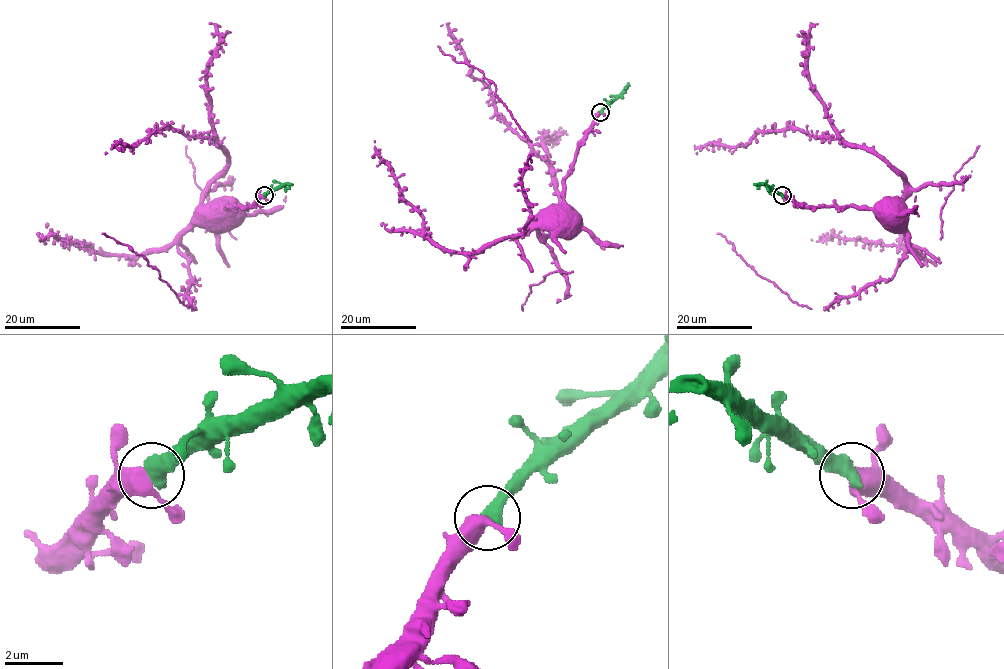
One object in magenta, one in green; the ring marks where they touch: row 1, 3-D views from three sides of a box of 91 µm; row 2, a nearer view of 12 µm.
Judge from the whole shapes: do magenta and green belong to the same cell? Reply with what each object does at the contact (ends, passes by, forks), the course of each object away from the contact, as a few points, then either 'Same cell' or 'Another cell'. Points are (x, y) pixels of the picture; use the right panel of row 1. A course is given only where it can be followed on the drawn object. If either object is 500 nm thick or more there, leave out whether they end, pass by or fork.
Course of magenta: (782, 195), (803, 206), (888, 207), (891, 214). Course of green: (782, 195), (762, 184), (753, 185). Same cell

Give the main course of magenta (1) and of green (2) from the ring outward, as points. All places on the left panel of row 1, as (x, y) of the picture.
1: (263, 195), (252, 206), (213, 207), (204, 214)
2: (264, 195), (285, 184), (291, 185)

